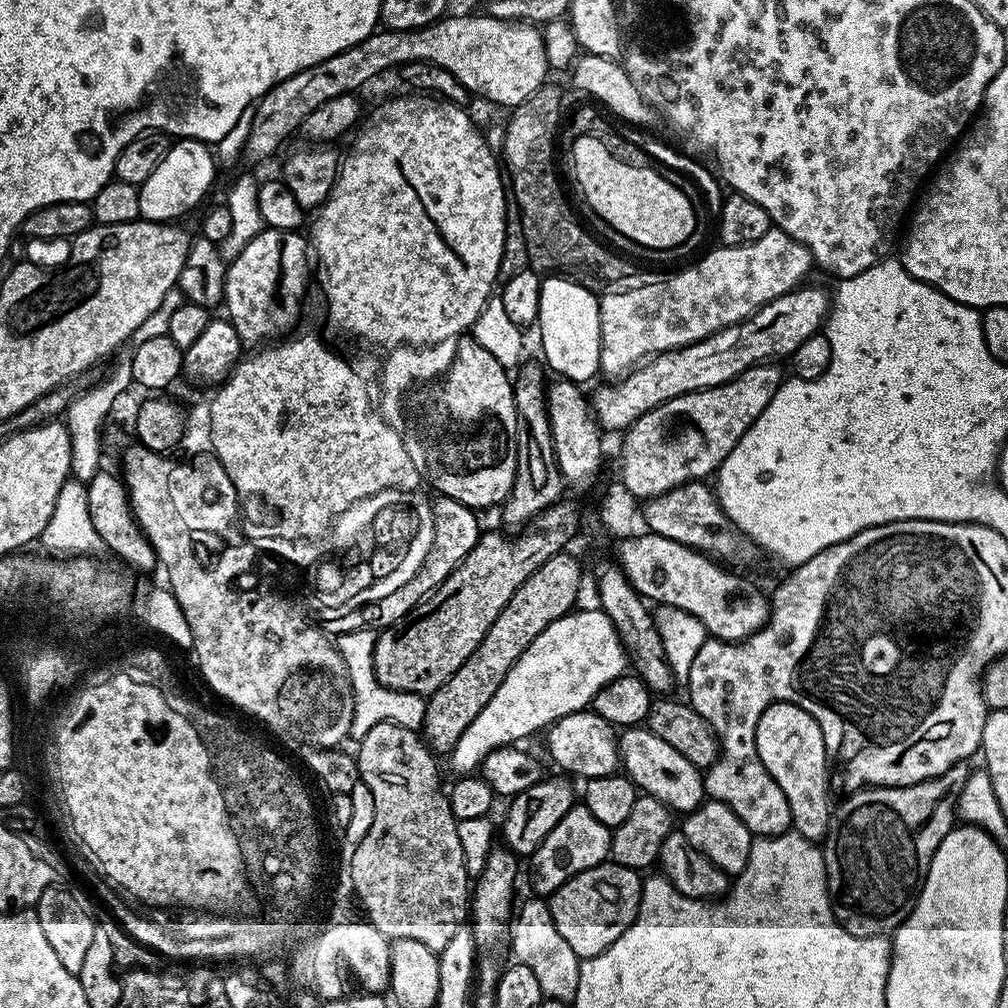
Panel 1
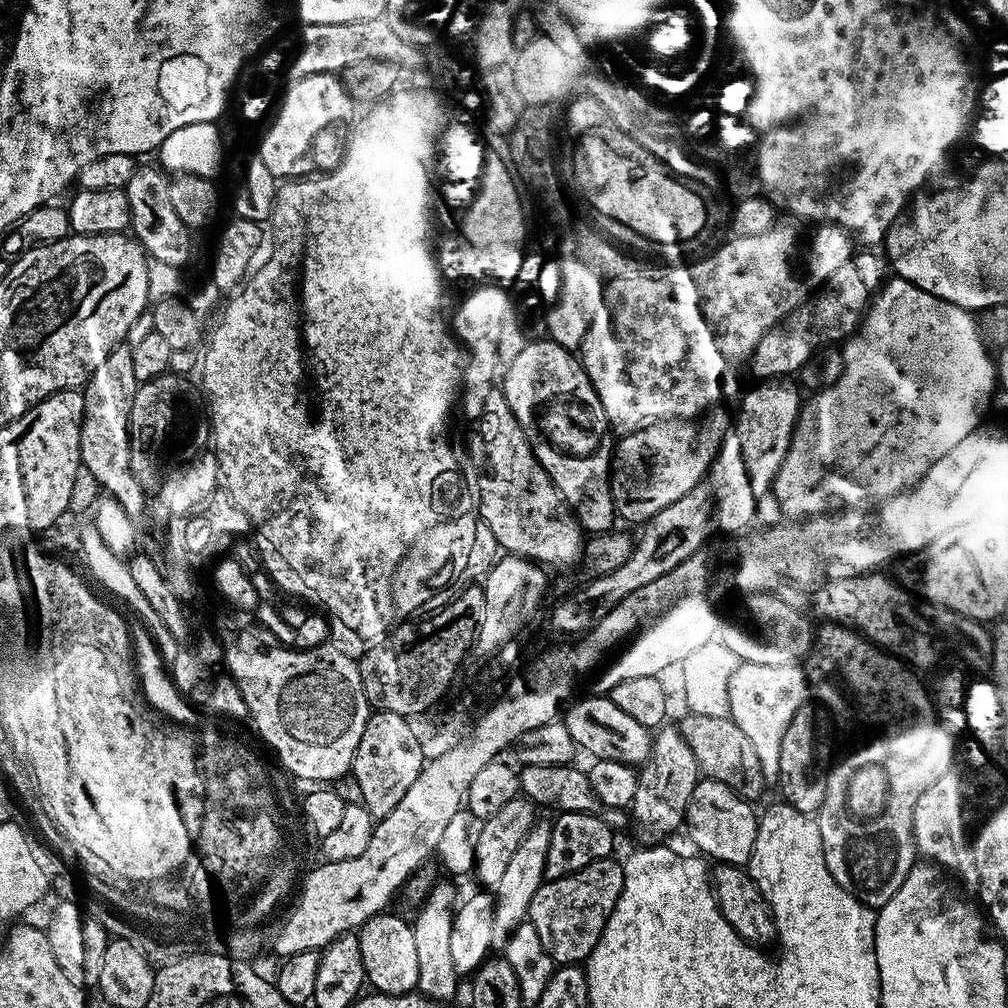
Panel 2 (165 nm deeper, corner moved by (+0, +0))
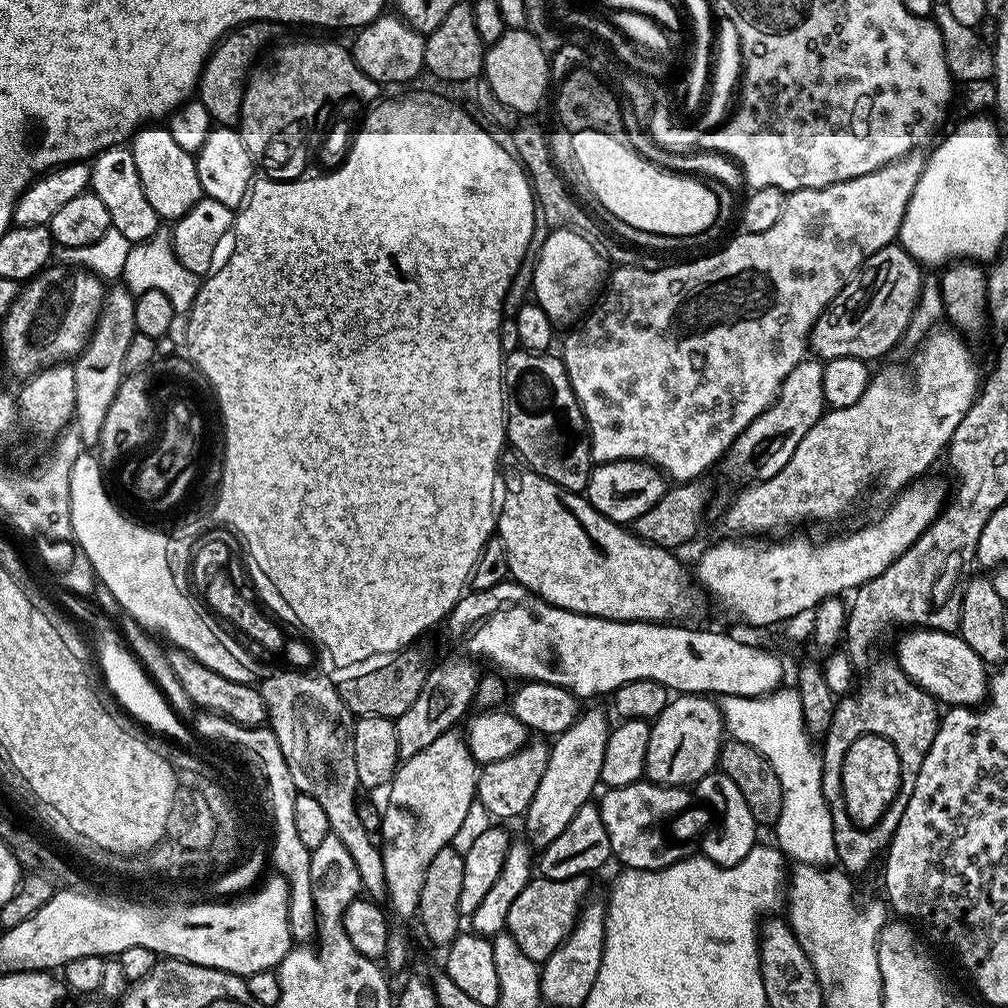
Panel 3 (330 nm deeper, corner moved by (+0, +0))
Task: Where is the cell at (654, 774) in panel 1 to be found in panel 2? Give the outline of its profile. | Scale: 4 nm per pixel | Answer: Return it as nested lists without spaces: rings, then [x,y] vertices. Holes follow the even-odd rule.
[[[596,695],[600,696],[588,696],[585,700],[569,703],[563,713],[562,721],[577,749],[584,751],[585,748],[596,760],[617,760],[623,764],[643,766],[652,752],[653,733],[634,722],[626,710],[618,710],[611,695]]]

